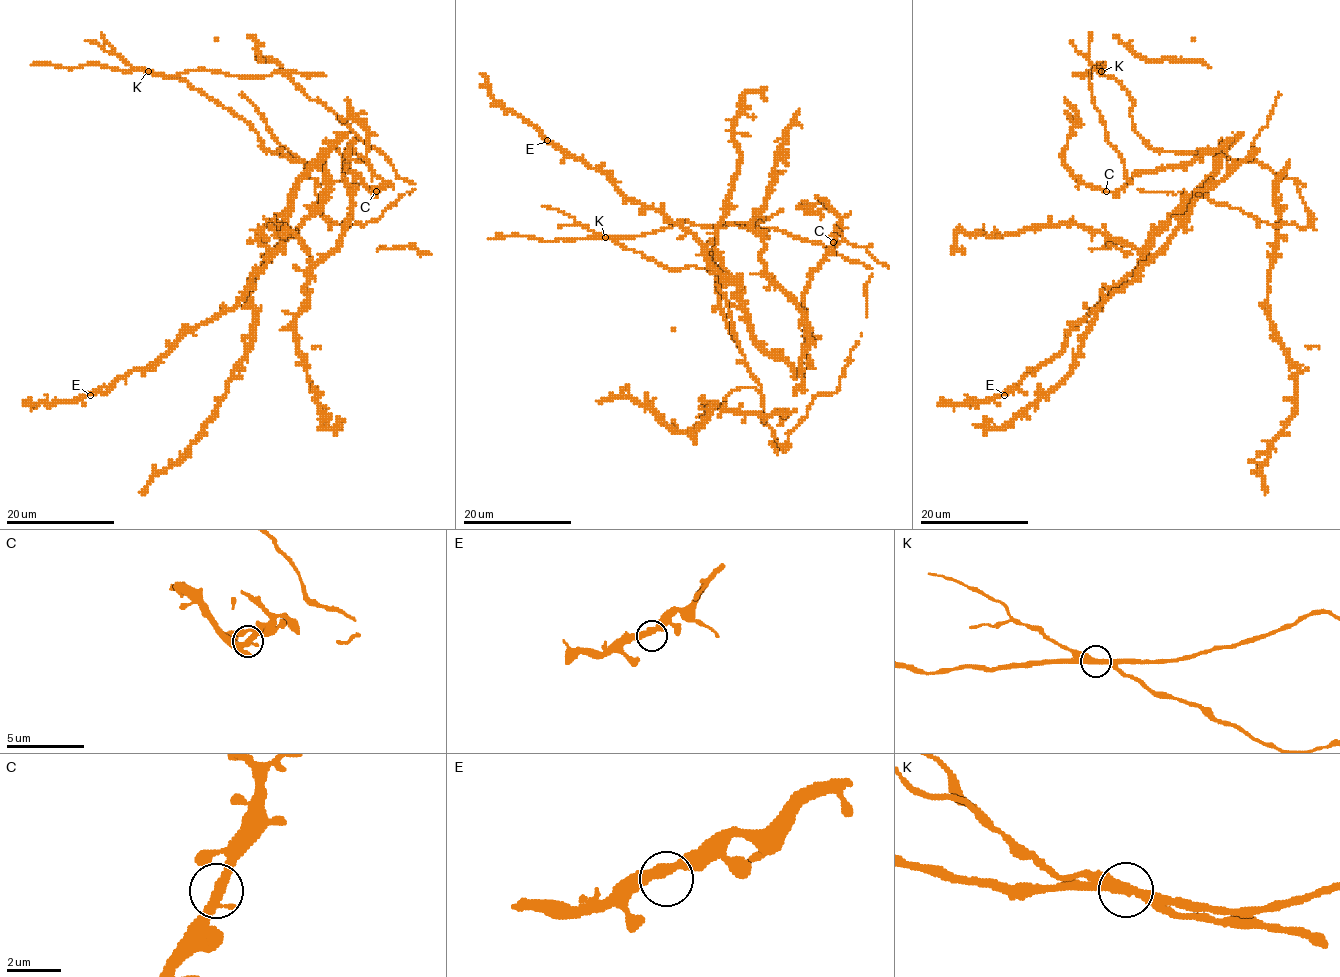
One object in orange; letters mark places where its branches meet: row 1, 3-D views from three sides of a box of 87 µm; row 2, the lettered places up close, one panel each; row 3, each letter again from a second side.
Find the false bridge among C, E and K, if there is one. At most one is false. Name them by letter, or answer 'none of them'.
K

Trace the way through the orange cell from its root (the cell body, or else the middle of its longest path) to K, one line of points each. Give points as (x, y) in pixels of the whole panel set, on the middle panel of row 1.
K: (740, 351), (727, 297), (712, 272), (695, 266), (664, 268), (605, 238)

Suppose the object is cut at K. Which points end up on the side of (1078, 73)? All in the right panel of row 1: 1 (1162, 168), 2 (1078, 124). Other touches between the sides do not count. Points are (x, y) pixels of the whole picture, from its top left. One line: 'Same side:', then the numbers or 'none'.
Same side: none

